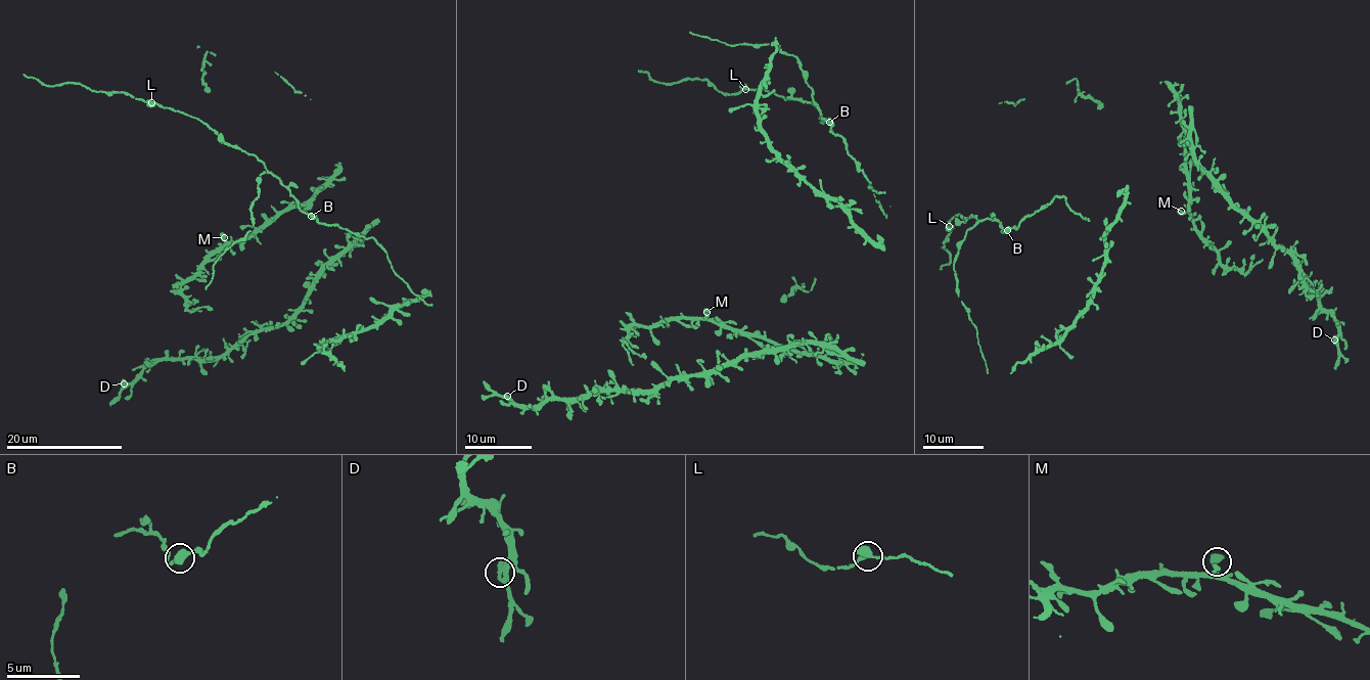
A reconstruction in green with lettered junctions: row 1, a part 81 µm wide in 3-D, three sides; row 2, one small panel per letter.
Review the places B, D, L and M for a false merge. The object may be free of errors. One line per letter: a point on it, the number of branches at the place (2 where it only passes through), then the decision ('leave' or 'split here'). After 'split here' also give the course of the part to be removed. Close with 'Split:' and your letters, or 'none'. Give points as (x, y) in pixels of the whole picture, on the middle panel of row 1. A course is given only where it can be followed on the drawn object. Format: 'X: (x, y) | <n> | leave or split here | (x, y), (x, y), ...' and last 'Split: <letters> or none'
B: (829, 122) | 2 | leave
D: (507, 396) | 2 | leave
L: (745, 89) | 2 | leave
M: (706, 312) | 1 | leave
Split: none

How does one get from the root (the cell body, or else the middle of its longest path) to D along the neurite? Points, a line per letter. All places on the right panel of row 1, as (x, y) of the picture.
D: (1209, 179), (1279, 250), (1293, 259), (1308, 289), (1335, 320), (1338, 329), (1334, 340)

